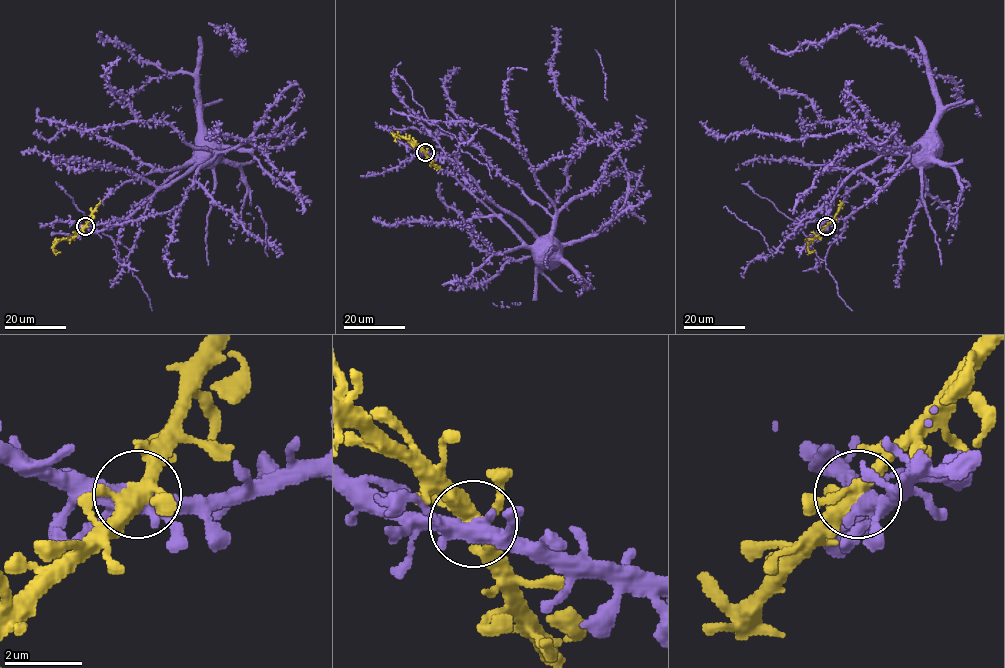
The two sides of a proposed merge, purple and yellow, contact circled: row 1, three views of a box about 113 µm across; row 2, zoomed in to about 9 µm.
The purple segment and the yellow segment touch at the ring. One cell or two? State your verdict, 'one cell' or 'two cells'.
one cell

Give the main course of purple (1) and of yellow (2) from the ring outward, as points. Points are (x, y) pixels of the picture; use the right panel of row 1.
1: (826, 226), (845, 219), (866, 203), (913, 156)
2: (826, 226), (809, 241), (808, 252), (813, 252)

